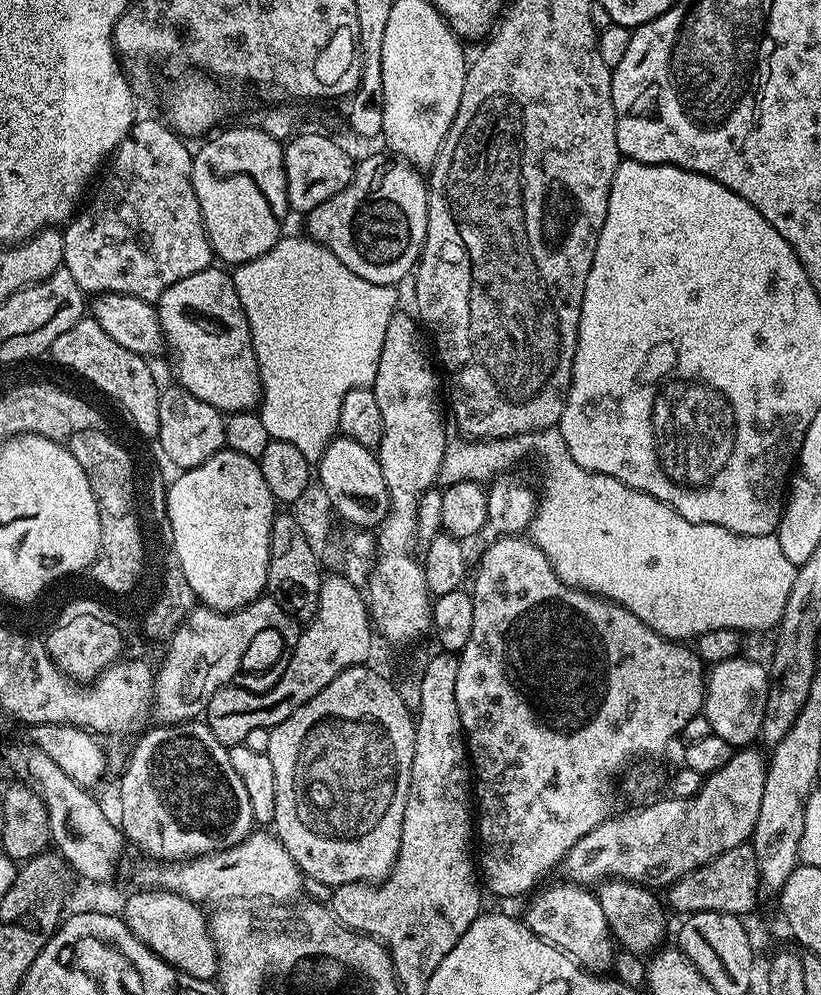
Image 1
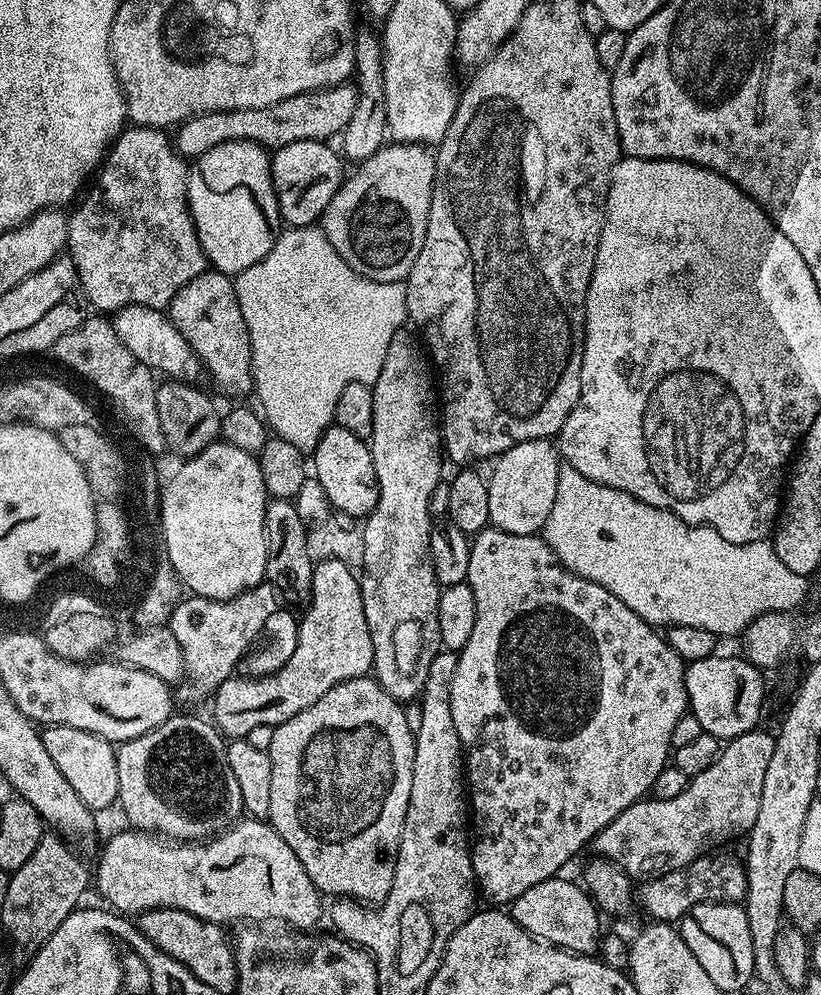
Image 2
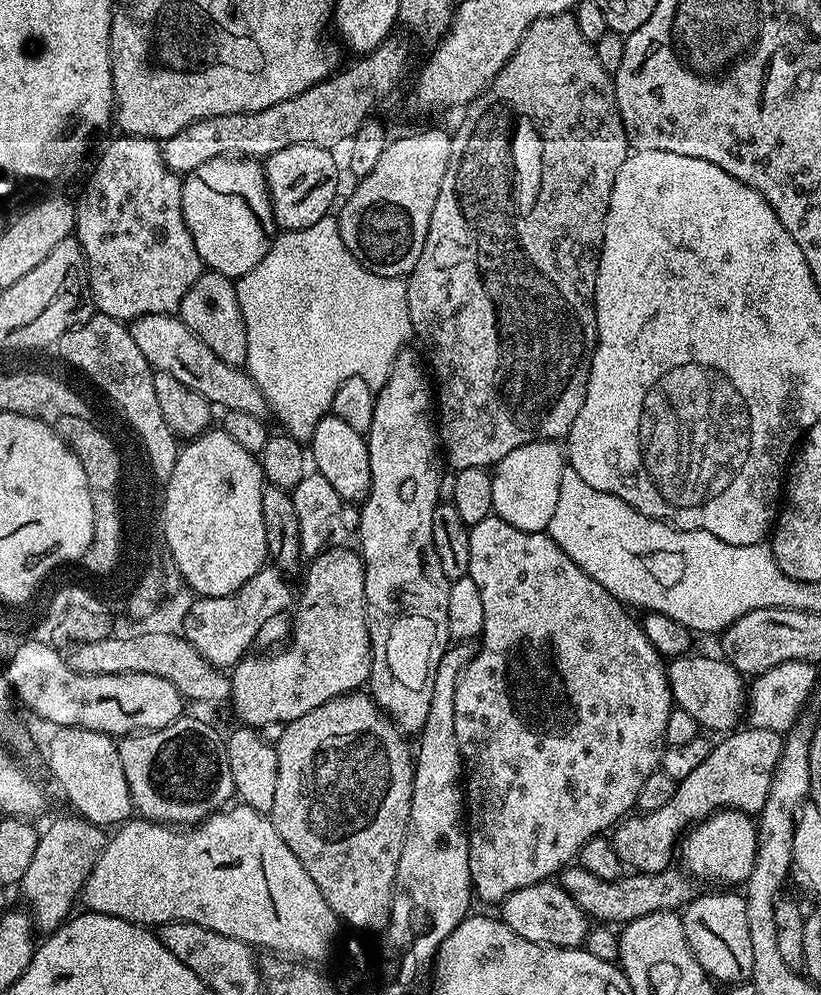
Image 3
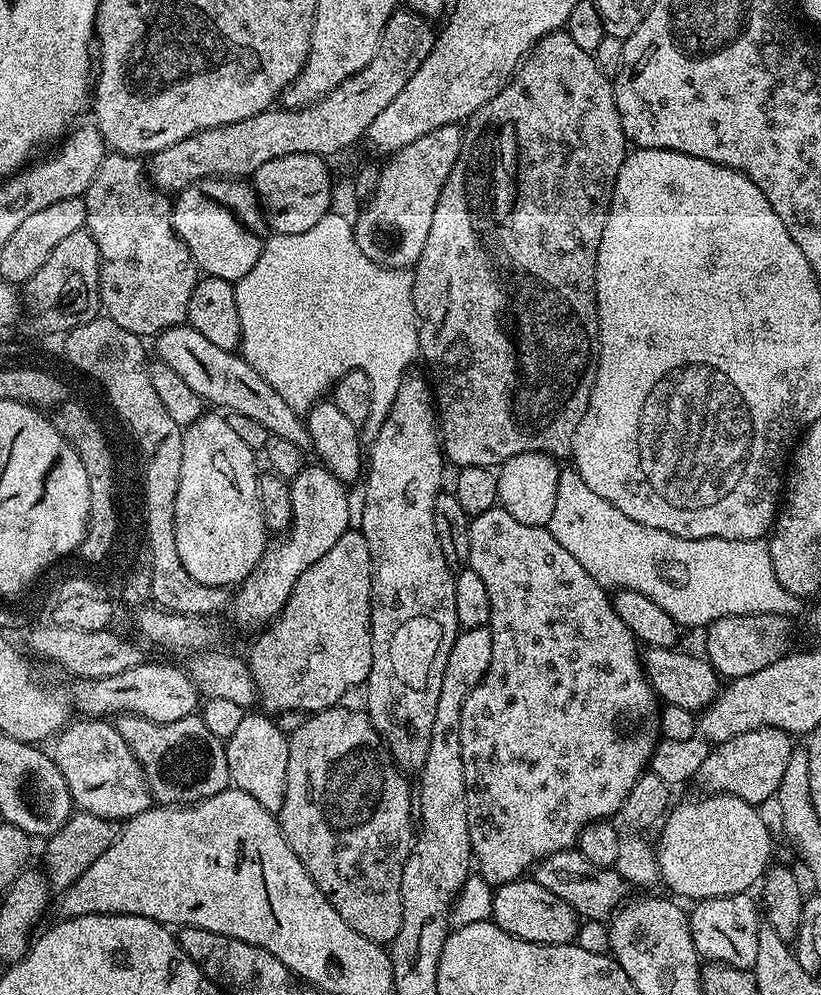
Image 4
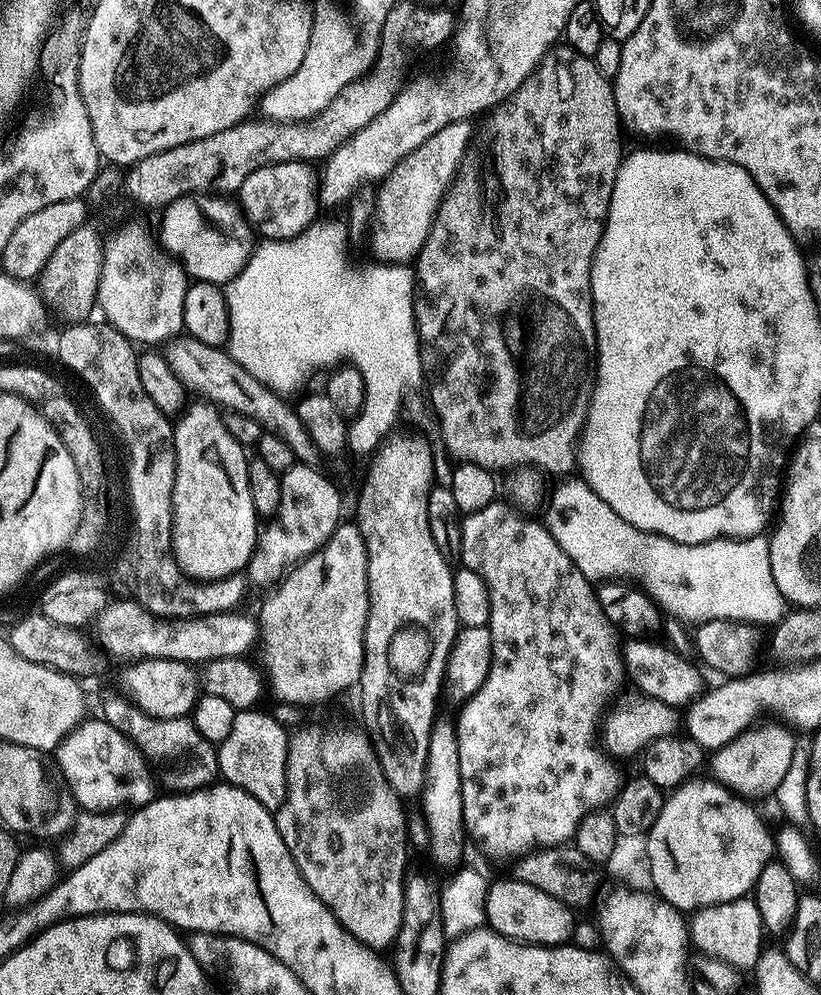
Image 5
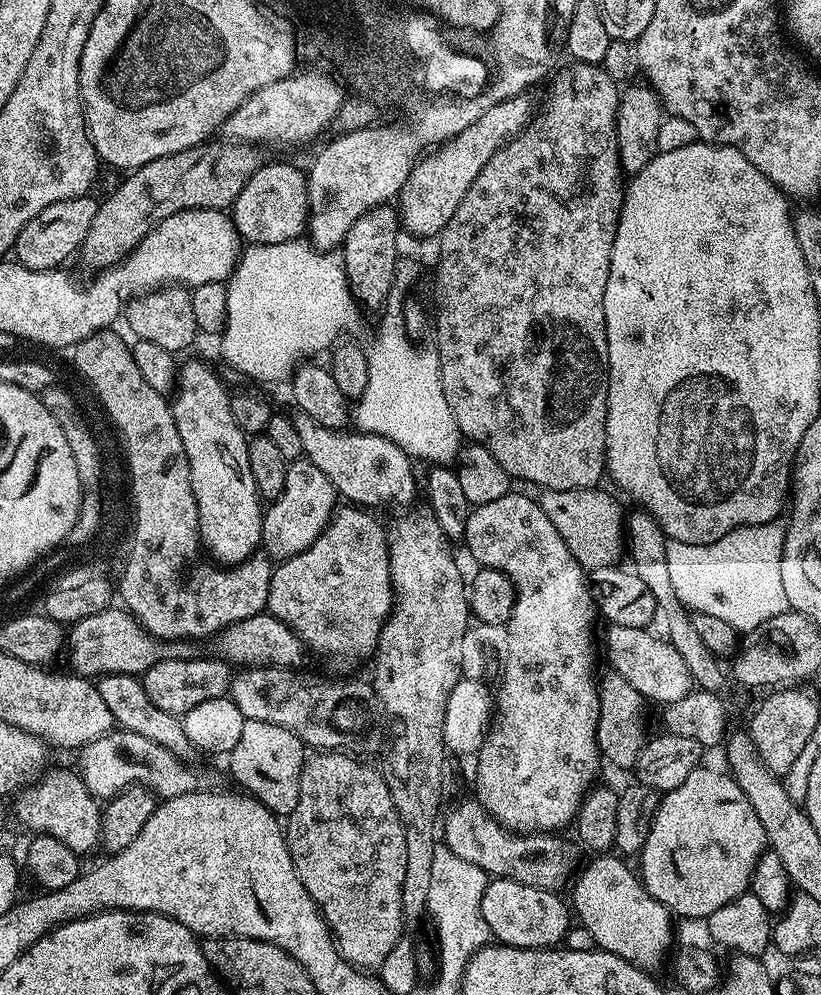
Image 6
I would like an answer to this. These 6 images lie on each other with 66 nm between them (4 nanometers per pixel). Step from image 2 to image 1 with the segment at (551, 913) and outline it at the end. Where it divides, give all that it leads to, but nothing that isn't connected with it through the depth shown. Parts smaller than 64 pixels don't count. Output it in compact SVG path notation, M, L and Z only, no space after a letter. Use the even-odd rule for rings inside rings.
M563 883L541 887L531 897L533 900L522 913L522 919L531 932L538 934L547 944L568 953L581 968L597 974L607 973L615 962L618 945L606 922L606 914L602 914L599 895L583 884Z

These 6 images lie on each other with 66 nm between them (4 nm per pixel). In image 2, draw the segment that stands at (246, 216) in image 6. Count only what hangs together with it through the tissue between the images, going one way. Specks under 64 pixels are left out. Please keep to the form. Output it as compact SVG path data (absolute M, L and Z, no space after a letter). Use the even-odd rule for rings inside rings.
M303 140L290 142L290 146L282 146L271 153L272 181L278 198L280 219L285 225L293 228L315 225L323 216L330 198L334 198L334 194L344 183L345 161L341 153L337 149L336 153L332 146L323 140Z

